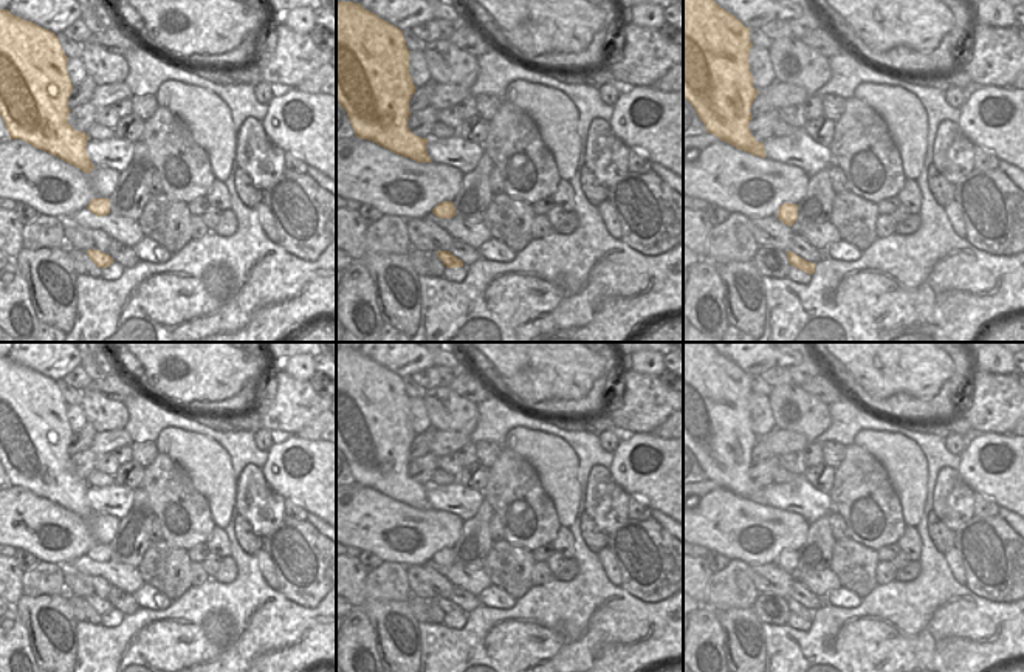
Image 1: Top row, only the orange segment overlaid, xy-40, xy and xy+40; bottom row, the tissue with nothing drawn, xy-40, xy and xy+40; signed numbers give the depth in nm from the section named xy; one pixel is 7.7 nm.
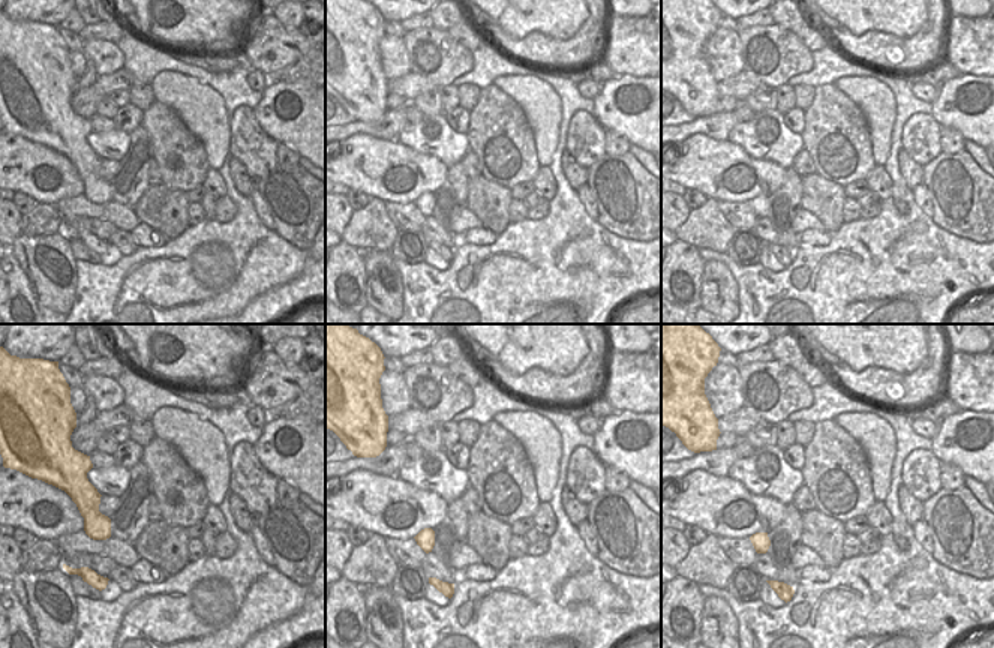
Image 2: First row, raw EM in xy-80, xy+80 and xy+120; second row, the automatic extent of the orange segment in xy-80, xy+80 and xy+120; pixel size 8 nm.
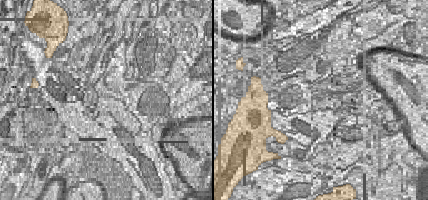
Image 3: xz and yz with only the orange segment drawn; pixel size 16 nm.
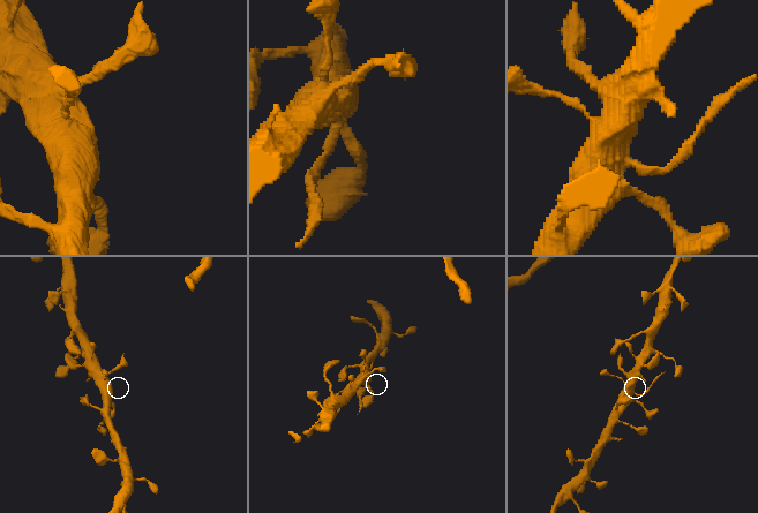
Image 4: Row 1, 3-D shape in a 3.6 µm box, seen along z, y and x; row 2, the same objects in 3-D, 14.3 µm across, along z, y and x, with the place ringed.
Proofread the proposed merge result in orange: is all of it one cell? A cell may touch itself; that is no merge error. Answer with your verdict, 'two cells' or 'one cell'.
one cell

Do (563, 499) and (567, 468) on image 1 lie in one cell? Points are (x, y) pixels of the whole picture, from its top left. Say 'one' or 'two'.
one

